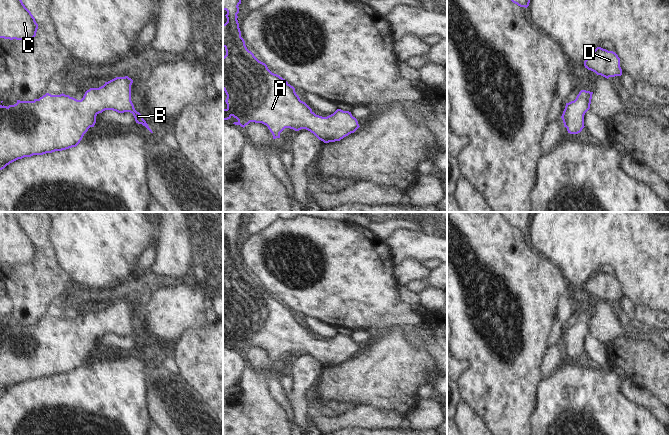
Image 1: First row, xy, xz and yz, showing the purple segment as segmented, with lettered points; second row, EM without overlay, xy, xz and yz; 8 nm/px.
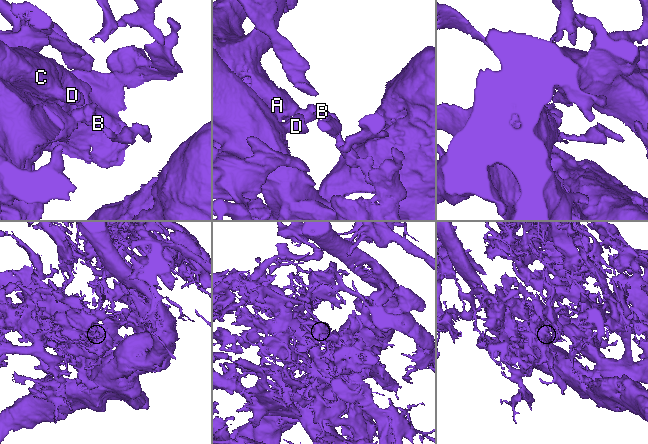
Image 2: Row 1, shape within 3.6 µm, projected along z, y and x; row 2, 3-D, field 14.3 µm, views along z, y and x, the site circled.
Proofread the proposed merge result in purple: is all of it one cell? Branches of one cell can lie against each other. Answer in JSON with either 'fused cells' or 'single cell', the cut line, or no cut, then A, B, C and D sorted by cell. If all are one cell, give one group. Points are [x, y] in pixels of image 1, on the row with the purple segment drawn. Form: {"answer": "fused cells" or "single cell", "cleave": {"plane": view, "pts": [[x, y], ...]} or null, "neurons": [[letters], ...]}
{"answer": "single cell", "cleave": null, "neurons": [["A", "B", "C", "D"]]}

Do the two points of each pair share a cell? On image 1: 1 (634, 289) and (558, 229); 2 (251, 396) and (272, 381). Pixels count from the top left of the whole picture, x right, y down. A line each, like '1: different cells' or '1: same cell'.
1: same cell
2: different cells

